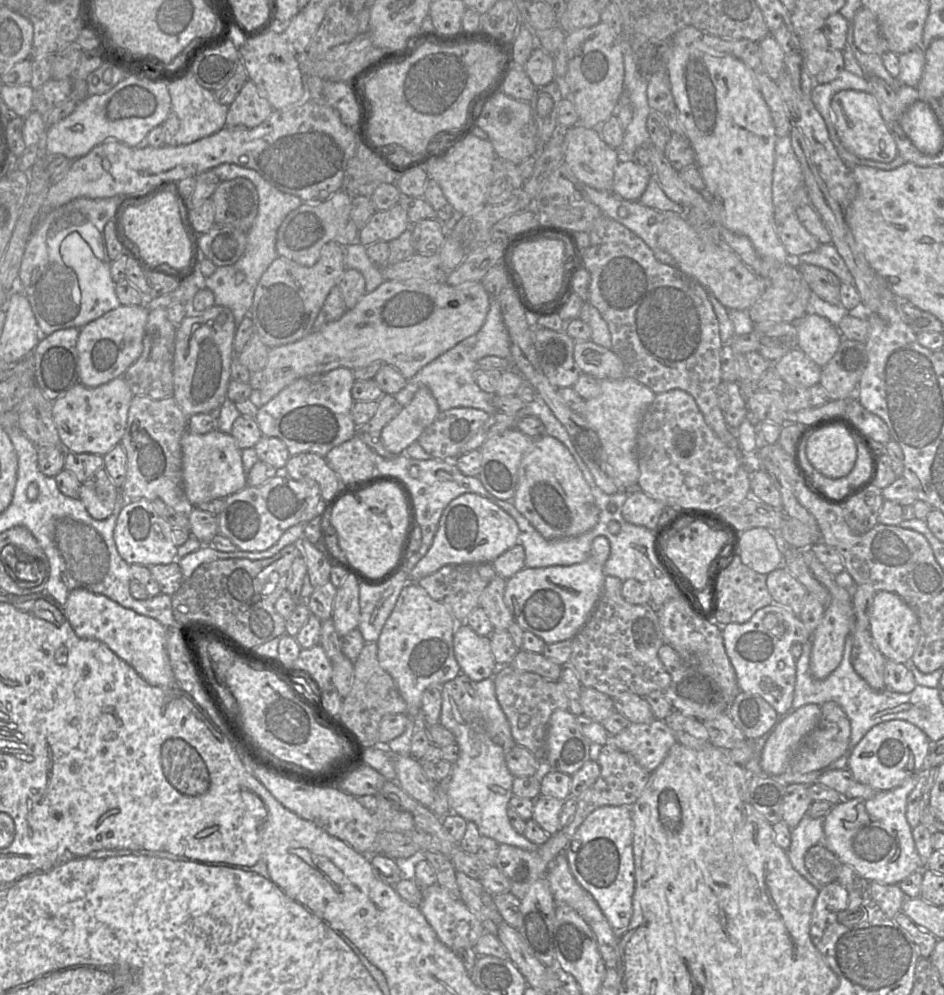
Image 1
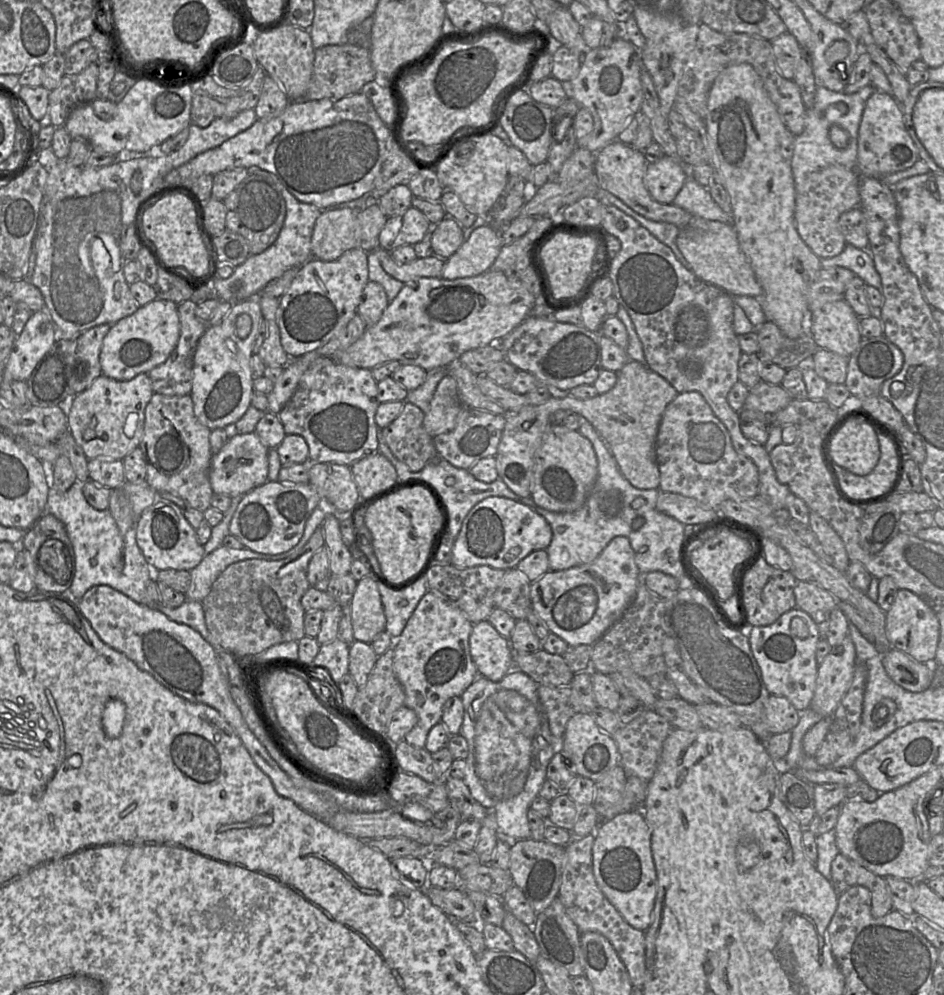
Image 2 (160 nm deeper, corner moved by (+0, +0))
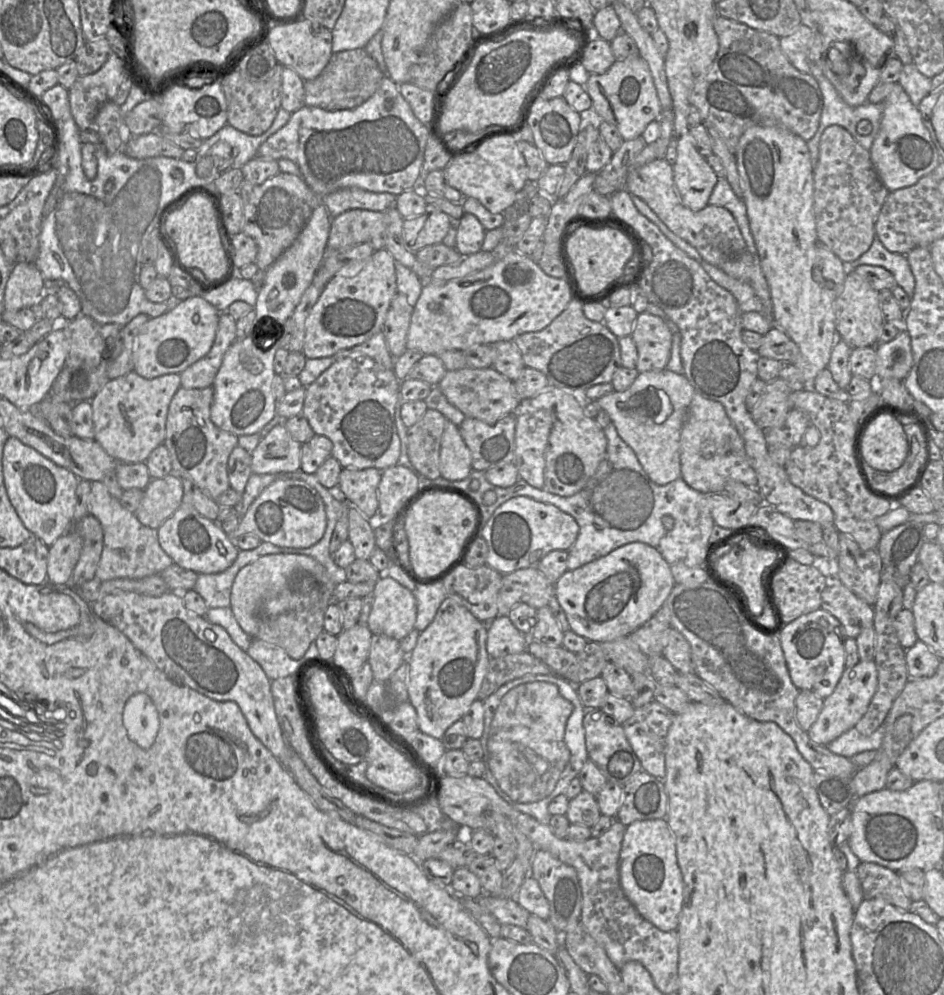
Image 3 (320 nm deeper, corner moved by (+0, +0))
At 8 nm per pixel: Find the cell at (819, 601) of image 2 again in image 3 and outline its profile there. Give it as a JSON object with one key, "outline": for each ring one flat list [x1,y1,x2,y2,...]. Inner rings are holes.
{"outline":[[828,578,828,586,821,595,821,609,839,621,842,638,857,638,863,631,873,628,873,606,857,597,837,578]]}

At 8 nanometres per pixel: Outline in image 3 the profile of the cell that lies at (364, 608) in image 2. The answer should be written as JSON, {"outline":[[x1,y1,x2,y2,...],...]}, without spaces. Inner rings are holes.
{"outline":[[379,577,374,583,371,597,371,609,365,625,373,635,385,635,400,640,414,630,416,600,408,588,390,577]]}

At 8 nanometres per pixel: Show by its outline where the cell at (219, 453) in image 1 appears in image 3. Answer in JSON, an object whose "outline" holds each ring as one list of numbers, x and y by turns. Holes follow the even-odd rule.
{"outline":[[282,422,273,427,250,453,252,474,293,472,301,466,302,443,293,439]]}

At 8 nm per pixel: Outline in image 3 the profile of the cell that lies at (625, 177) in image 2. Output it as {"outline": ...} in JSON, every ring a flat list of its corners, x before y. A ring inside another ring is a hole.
{"outline":[[665,159,629,169,624,189,647,203,673,233,693,246,709,264,719,268,730,258,746,251,746,243,737,222,727,209,707,205,701,210,693,211,683,205,674,183,673,167]]}

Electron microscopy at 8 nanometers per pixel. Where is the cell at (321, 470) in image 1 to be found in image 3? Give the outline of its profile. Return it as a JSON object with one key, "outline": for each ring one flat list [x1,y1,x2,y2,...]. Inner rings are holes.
{"outline":[[343,468,339,476,338,487,344,500,368,518,374,516,378,510,381,475,382,470,376,468]]}

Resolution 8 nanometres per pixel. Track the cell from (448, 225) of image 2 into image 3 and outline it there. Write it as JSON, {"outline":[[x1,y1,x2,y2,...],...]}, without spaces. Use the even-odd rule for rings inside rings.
{"outline":[[465,213,459,220,454,221,456,227,455,248,462,256,468,256,482,250,486,229,477,217]]}

